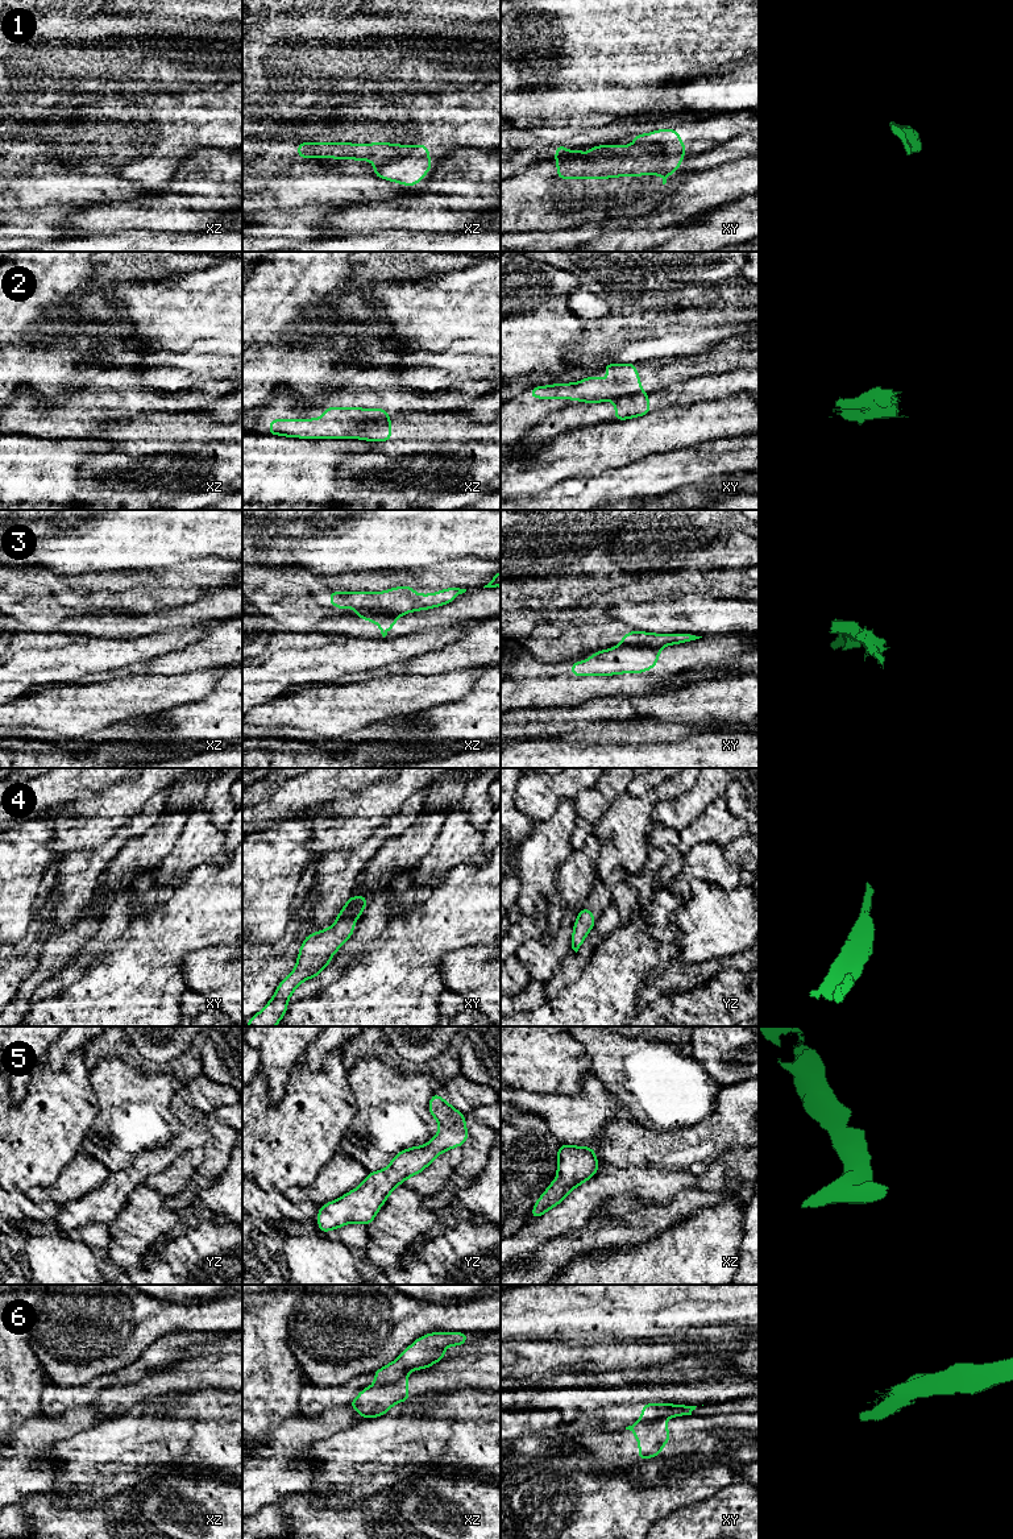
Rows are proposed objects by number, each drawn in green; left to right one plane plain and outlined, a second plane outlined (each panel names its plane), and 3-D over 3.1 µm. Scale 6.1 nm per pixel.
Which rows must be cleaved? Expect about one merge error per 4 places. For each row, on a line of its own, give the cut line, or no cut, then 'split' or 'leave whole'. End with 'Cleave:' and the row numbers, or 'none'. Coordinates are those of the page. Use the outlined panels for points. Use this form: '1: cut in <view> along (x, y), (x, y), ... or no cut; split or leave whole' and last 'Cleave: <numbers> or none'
1: no cut; leave whole
2: cut in xz along (386, 415), (369, 420), (364, 428), (357, 430), (349, 436); split
3: cut in xz along (360, 608), (405, 613); split
4: no cut; leave whole
5: no cut; leave whole
6: cut in xz along (406, 1373), (393, 1381), (377, 1382); split
Cleave: 2, 3, 6

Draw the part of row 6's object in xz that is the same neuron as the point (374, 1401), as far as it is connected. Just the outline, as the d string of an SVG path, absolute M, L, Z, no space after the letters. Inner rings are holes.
M406 1374L394 1382L375 1382L361 1390L357 1398L348 1403L348 1406L356 1409L361 1416L371 1419L386 1415L391 1406L410 1401L410 1398Z

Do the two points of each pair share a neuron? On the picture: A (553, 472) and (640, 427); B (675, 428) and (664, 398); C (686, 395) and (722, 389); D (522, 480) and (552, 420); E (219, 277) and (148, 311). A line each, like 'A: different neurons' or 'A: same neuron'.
A: same neuron
B: different neurons
C: same neuron
D: different neurons
E: same neuron

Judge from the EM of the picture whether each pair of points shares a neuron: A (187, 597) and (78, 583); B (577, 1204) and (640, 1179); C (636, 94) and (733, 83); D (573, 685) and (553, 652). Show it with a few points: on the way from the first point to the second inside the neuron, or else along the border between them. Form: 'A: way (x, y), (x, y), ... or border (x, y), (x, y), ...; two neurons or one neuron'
A: border (156, 587), (146, 585), (119, 592), (99, 592); two neurons
B: way (593, 1197), (625, 1189); one neuron
C: border (675, 86), (671, 98), (665, 103); two neurons
D: border (588, 650), (557, 664), (542, 664), (530, 656); two neurons

